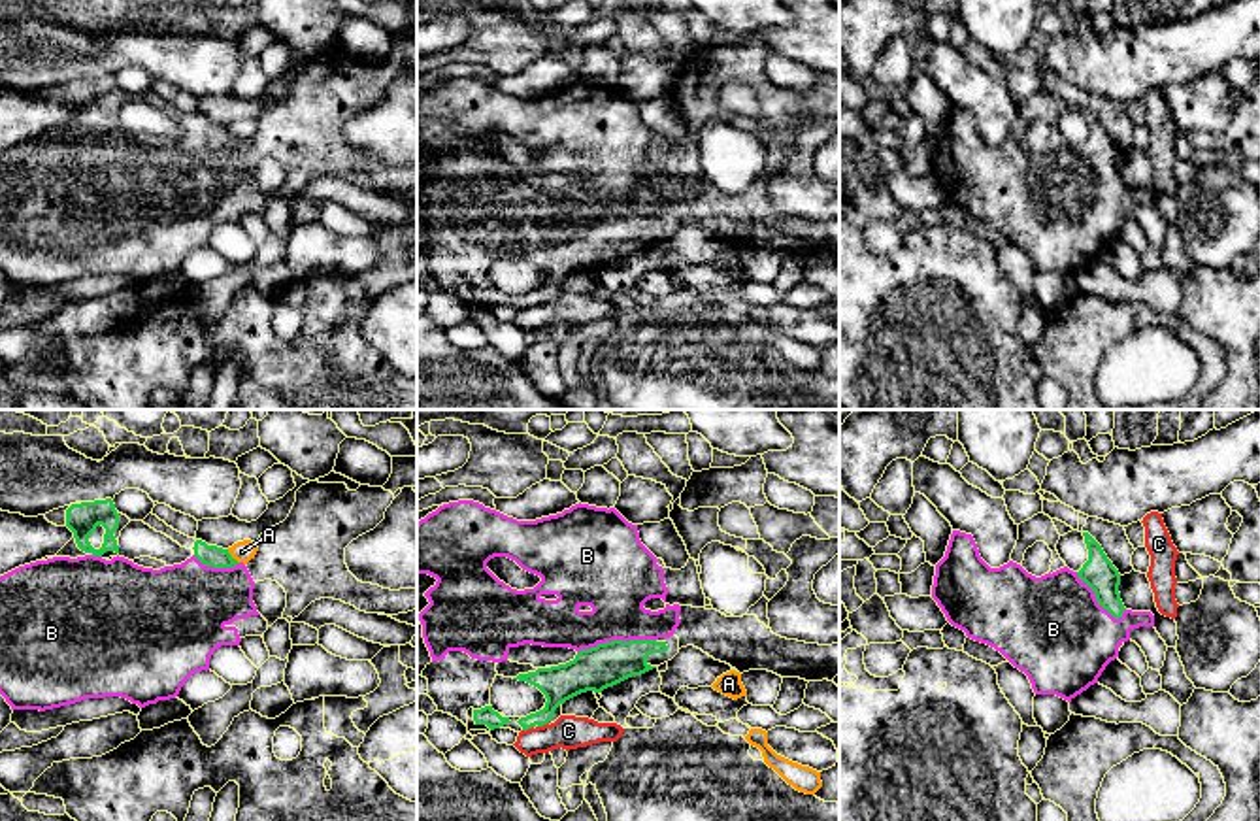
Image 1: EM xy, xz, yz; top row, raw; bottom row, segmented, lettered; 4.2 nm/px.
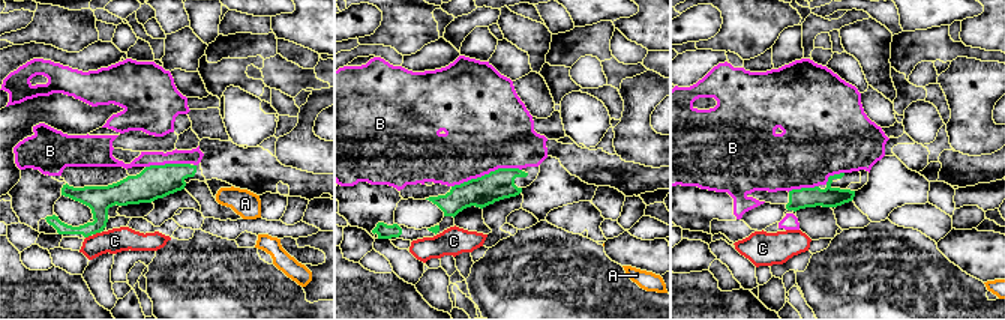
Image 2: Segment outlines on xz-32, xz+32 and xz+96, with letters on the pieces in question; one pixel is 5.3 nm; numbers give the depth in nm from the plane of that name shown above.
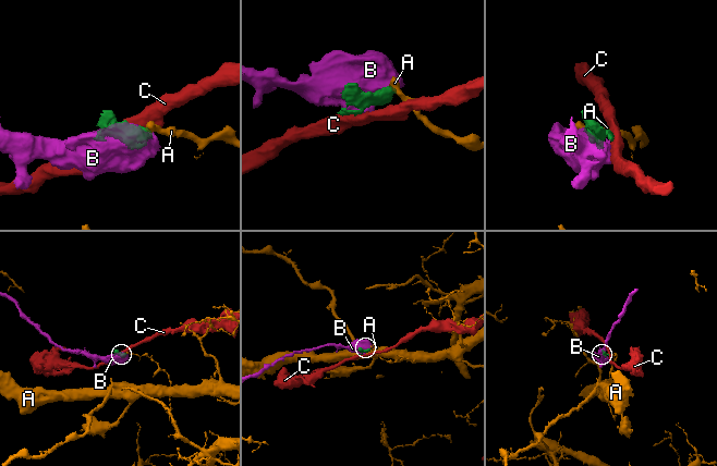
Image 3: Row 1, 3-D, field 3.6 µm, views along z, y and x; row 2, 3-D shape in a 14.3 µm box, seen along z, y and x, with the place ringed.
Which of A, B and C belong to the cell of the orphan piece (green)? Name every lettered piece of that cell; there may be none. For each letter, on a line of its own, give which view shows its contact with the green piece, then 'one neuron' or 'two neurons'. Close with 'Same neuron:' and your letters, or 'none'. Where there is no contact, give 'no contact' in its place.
A: xy | two neurons
B: xz | one neuron
C: xz | two neurons
Same neuron: B

